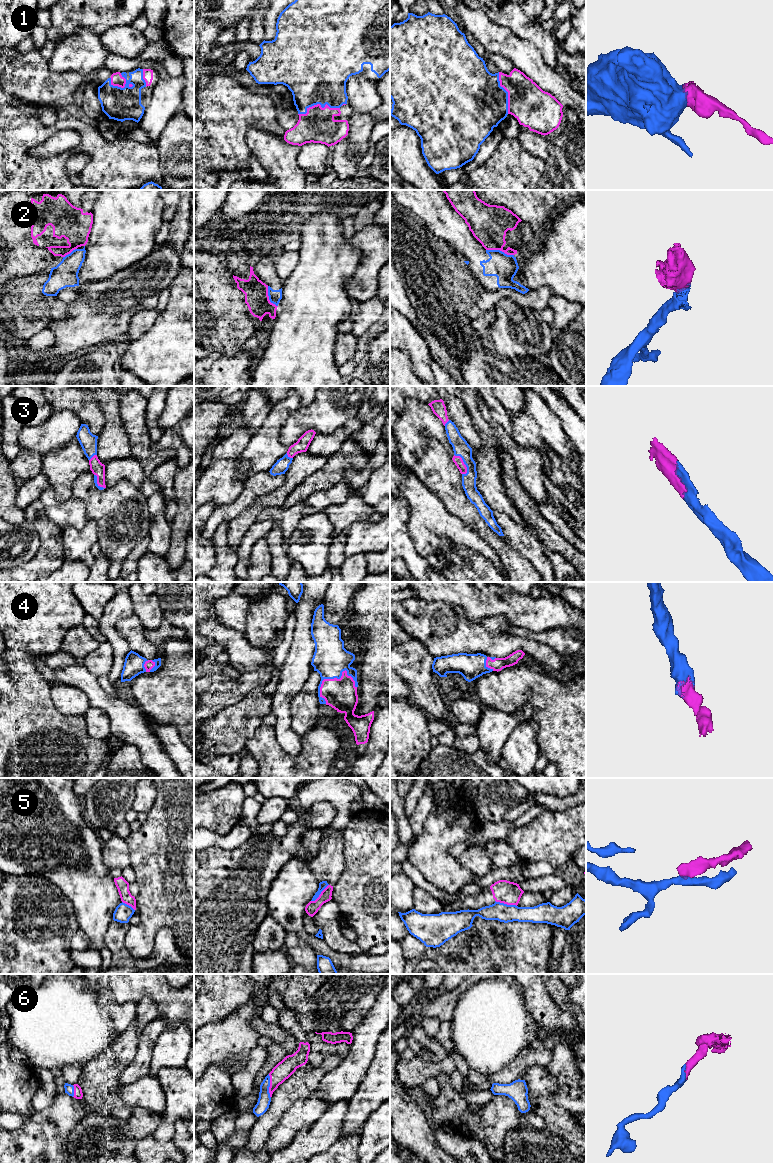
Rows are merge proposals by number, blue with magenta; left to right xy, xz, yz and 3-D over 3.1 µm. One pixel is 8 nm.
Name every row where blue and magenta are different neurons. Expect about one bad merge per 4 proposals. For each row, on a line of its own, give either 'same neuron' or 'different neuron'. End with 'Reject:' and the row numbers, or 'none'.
1: same neuron
2: different neuron
3: same neuron
4: same neuron
5: different neuron
6: same neuron
Reject: 2, 5

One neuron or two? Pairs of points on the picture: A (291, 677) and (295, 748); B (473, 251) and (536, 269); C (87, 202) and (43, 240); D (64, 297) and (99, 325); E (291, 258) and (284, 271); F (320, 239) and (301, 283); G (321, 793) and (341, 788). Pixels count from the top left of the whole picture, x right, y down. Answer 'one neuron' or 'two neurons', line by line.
A: one neuron
B: two neurons
C: one neuron
D: two neurons
E: one neuron
F: one neuron
G: one neuron

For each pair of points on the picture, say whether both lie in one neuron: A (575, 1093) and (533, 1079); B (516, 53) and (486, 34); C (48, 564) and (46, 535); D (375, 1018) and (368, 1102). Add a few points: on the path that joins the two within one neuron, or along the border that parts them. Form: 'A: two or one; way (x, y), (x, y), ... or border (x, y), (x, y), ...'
A: two; border (545, 1068), (555, 1080), (554, 1102), (565, 1109)
B: one; way (509, 46), (505, 42), (493, 37)
C: one; way (51, 557), (51, 542)
D: two; border (378, 1040), (375, 1046), (374, 1058), (360, 1083)

